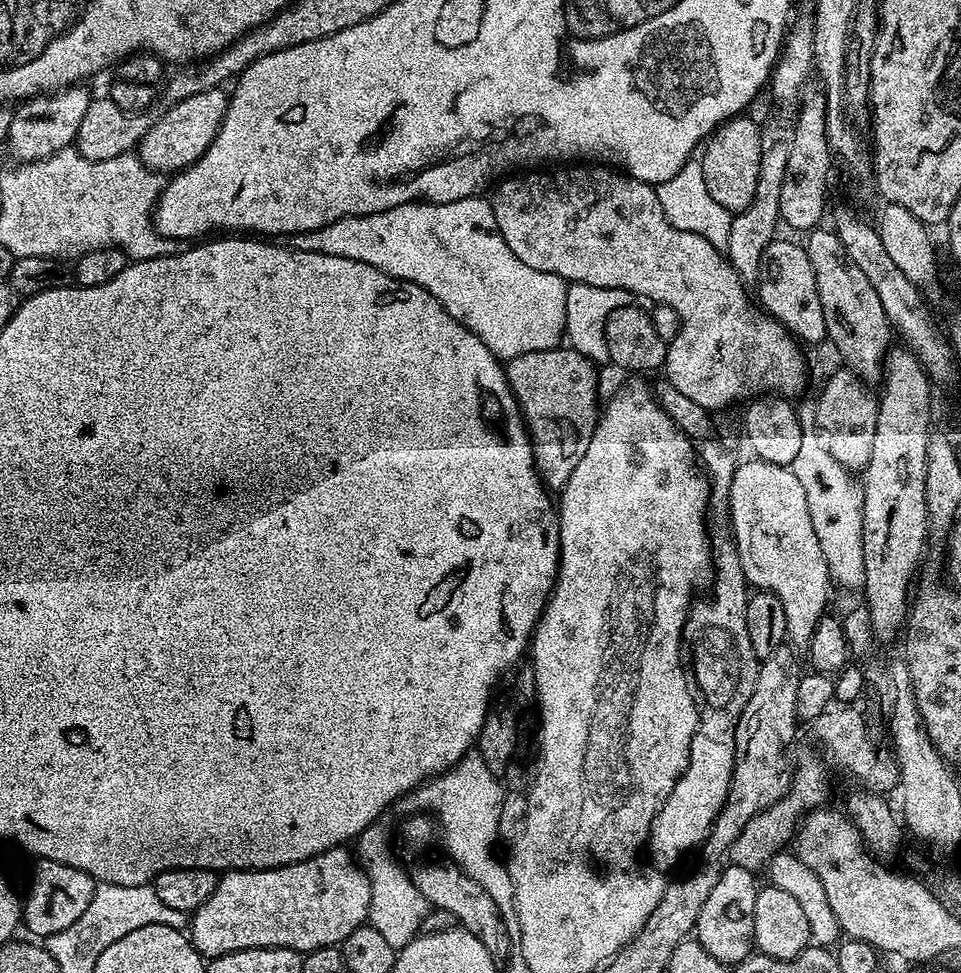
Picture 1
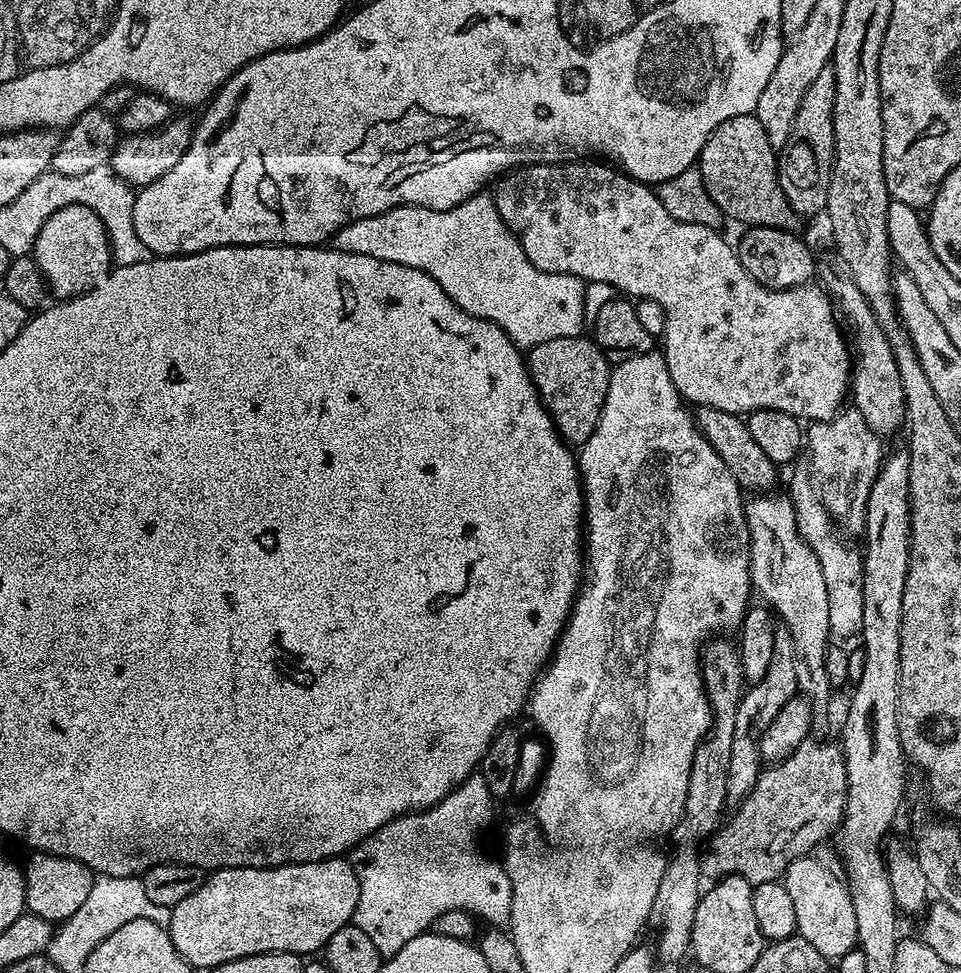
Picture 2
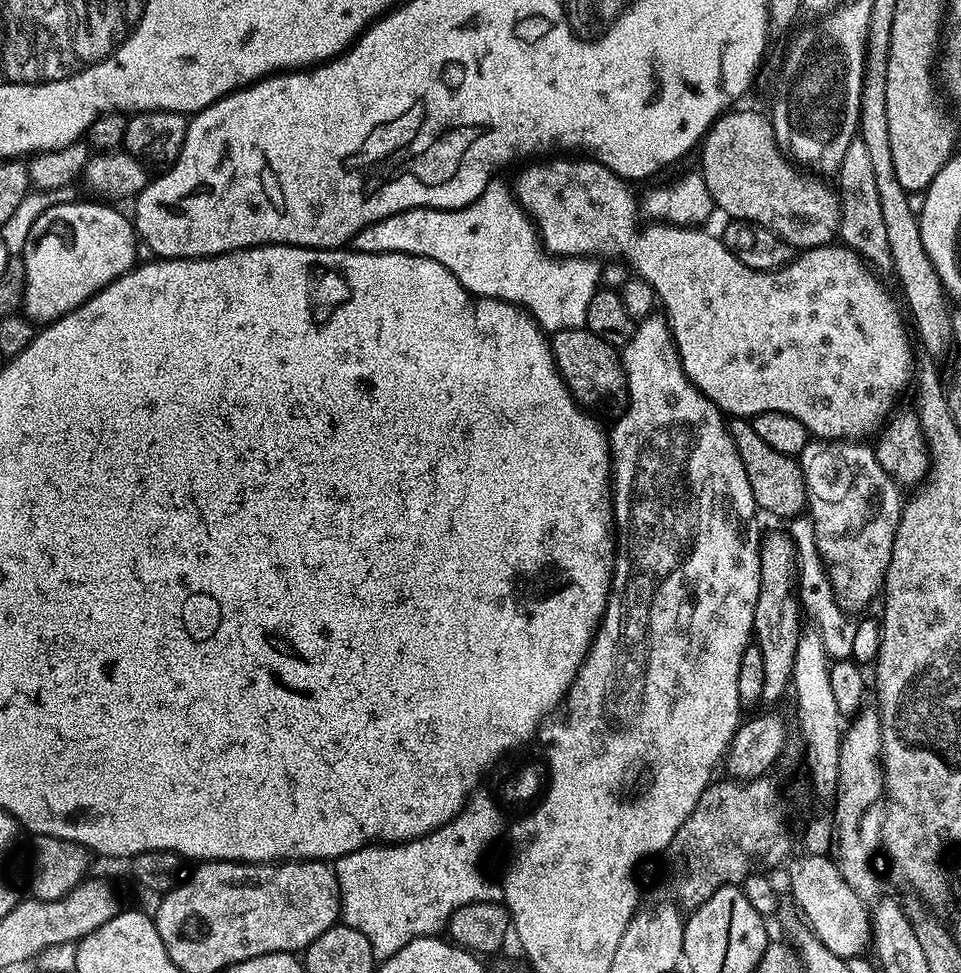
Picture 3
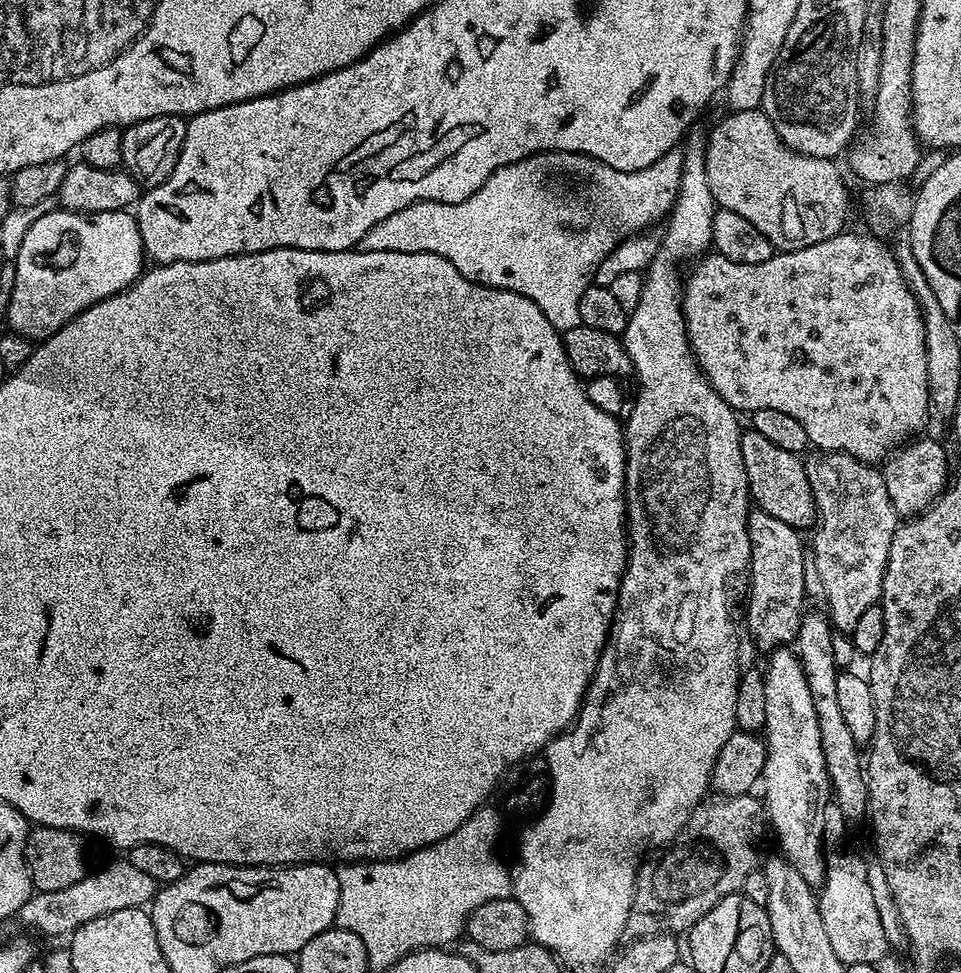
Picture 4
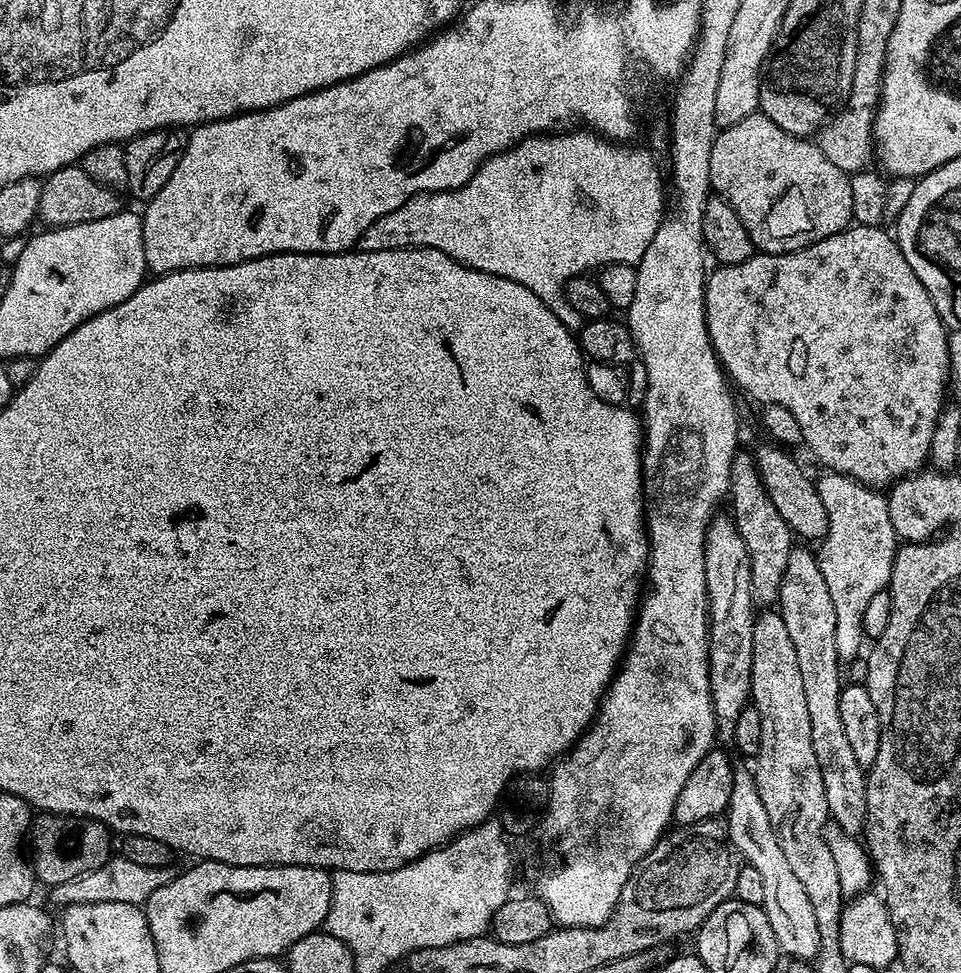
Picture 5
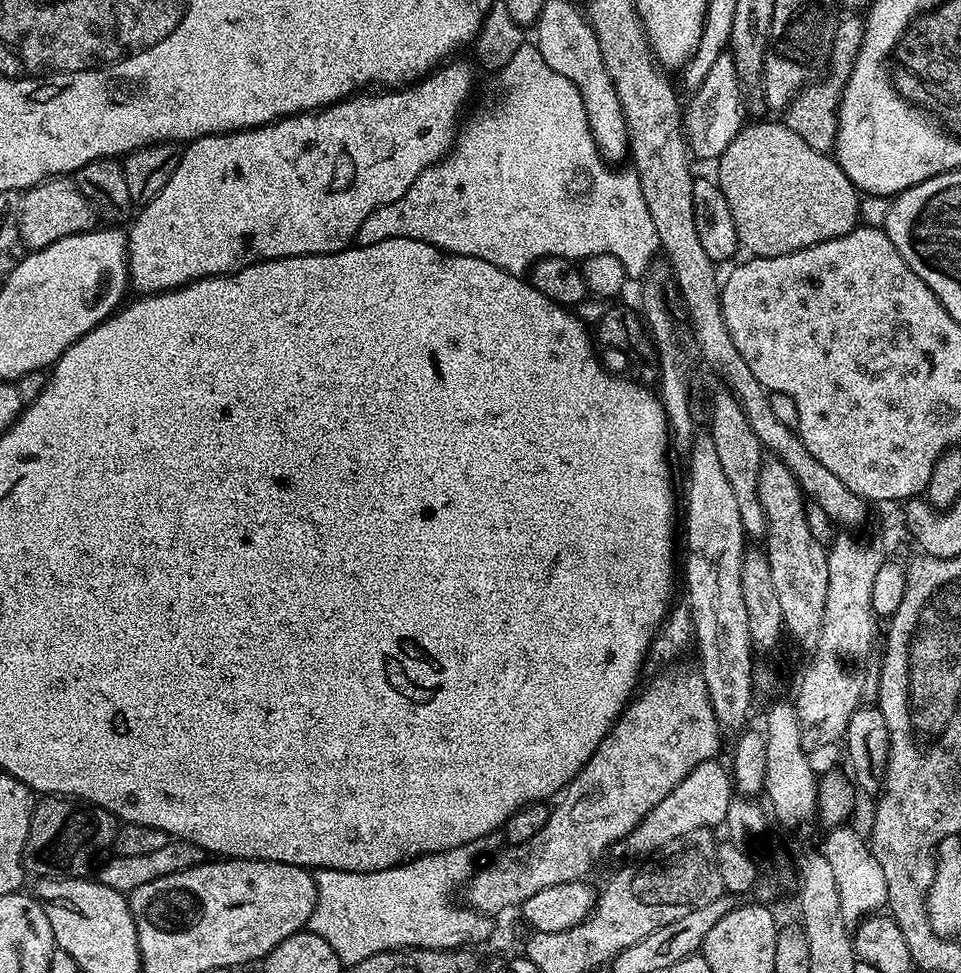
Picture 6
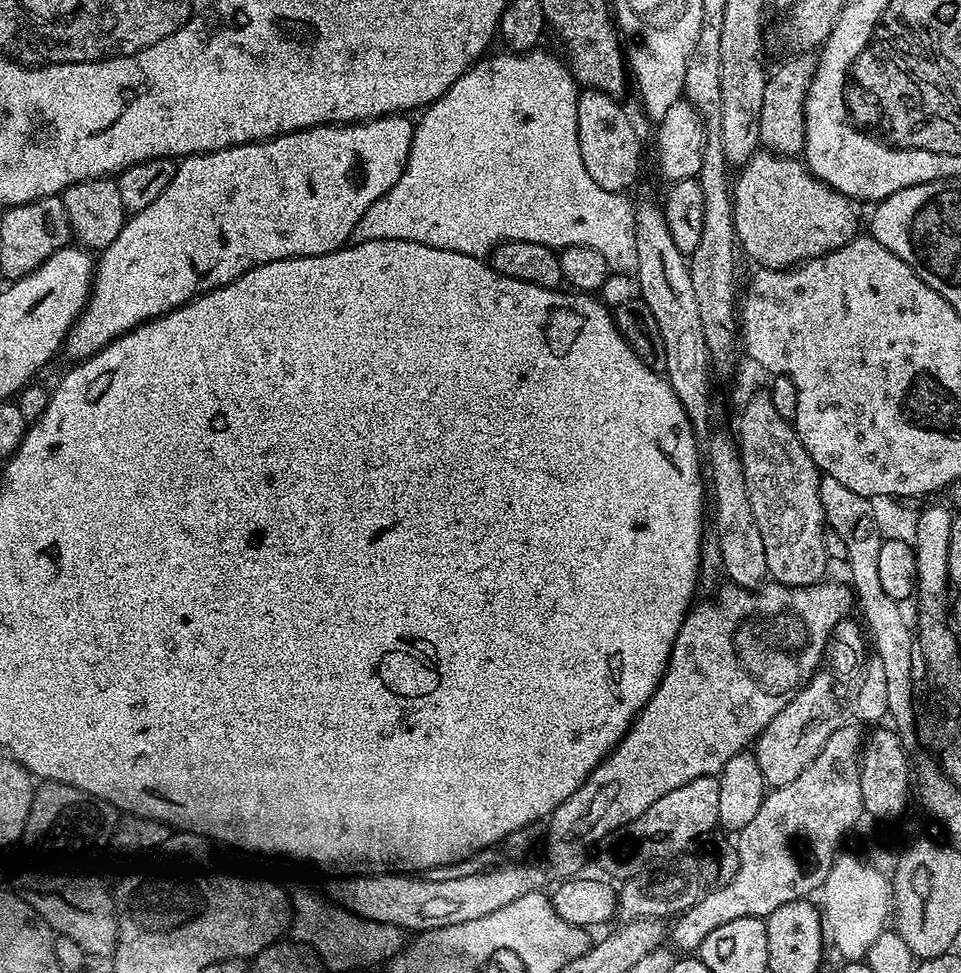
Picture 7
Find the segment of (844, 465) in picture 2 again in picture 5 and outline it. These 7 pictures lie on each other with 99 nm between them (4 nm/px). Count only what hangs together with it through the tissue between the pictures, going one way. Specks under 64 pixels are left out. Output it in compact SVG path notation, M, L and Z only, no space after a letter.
M831 470L816 480L816 489L826 506L830 518L828 532L819 541L818 559L822 578L826 578L826 590L834 601L836 625L834 639L838 642L841 661L848 662L866 644L862 614L874 594L885 591L892 578L892 563L896 557L898 537L894 526L890 526L888 497L883 491L869 488L841 472Z

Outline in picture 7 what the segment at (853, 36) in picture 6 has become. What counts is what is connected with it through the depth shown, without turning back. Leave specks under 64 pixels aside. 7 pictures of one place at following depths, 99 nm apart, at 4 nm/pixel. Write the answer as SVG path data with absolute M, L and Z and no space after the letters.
M804 52L798 57L778 67L767 80L762 102L762 117L759 123L761 145L776 155L797 157L805 144L805 98L812 76L819 64L819 57L812 52Z

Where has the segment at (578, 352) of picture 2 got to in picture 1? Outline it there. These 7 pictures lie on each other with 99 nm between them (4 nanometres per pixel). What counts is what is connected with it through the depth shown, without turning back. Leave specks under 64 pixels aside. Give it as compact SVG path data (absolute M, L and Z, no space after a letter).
M571 346L534 350L507 361L508 385L516 395L516 405L520 407L524 422L528 425L528 434L532 437L532 459L536 461L536 471L549 490L566 486L570 474L574 474L574 466L578 466L590 446L590 438L602 411L601 405L596 405L596 367L593 361L575 352Z

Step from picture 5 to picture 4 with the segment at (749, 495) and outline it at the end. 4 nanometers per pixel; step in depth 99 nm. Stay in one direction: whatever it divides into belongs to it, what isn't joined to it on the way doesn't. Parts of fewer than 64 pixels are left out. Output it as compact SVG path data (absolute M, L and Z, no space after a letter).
M752 510L748 513L748 533L750 534L750 573L752 572L752 593L748 596L748 624L752 627L752 632L756 635L758 643L764 647L764 650L771 650L781 646L788 646L795 641L796 632L800 629L800 618L804 609L804 556L806 560L806 544L800 541L801 533L795 528L786 526L786 522L778 522L778 518L770 518L770 514L759 510Z

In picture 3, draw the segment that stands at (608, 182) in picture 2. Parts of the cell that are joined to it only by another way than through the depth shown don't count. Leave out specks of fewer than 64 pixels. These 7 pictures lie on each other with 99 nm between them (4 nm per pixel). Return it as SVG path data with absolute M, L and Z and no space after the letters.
M552 158L547 162L532 162L524 168L516 176L516 188L514 184L514 195L517 204L519 204L520 209L524 211L529 220L532 221L536 226L537 233L540 237L540 243L545 252L557 257L557 258L601 258L600 256L624 256L624 260L633 268L635 275L641 280L645 280L647 284L656 291L656 298L659 307L662 309L663 315L666 317L668 322L668 329L672 332L672 342L676 346L676 353L680 356L680 361L682 362L682 370L686 375L688 375L688 380L698 389L698 391L703 394L706 398L710 398L713 402L720 408L721 412L727 414L732 418L751 418L762 414L763 412L781 412L782 414L790 414L790 418L798 418L798 422L802 422L802 426L806 426L806 430L817 440L850 440L853 438L864 438L867 432L875 433L877 429L883 425L889 412L893 409L893 406L897 403L896 395L903 390L904 387L909 387L910 381L914 376L914 351L908 346L908 336L904 333L904 322L900 318L900 312L896 309L896 304L892 301L891 296L884 290L883 286L876 281L877 275L856 255L851 249L845 248L843 246L825 246L822 248L810 248L801 251L791 262L785 264L783 268L775 272L763 272L762 270L754 270L750 266L746 266L741 262L737 256L732 253L724 245L723 239L719 235L711 236L708 232L700 232L699 227L696 226L681 226L678 224L669 224L667 222L644 222L640 228L640 220L642 221L642 208L638 203L638 196L635 196L631 192L629 181L625 180L624 177L619 176L617 172L611 172L606 165L598 163L597 160L591 158Z

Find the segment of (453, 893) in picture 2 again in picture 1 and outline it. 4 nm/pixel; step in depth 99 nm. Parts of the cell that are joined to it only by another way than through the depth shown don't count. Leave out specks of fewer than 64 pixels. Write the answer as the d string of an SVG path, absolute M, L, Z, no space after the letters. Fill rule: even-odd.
M473 750L448 771L425 780L417 788L401 796L398 804L399 807L409 808L409 813L416 814L423 810L434 817L438 825L438 844L440 840L445 854L448 855L445 857L474 882L478 882L478 886L482 886L482 890L486 890L490 898L494 898L507 933L516 944L521 938L521 926L518 923L517 907L514 906L514 886L501 857L499 860L492 853L496 844L498 848L500 815L506 799L500 783L498 777L486 766L486 762L482 762L479 751ZM384 822L370 825L356 837L354 855L370 882L367 923L378 930L378 934L382 934L382 938L386 938L392 948L405 948L411 940L416 939L422 926L422 918L428 913L430 905L416 889L416 881L410 872L396 861L396 856L392 853L392 840L388 837L388 828Z

